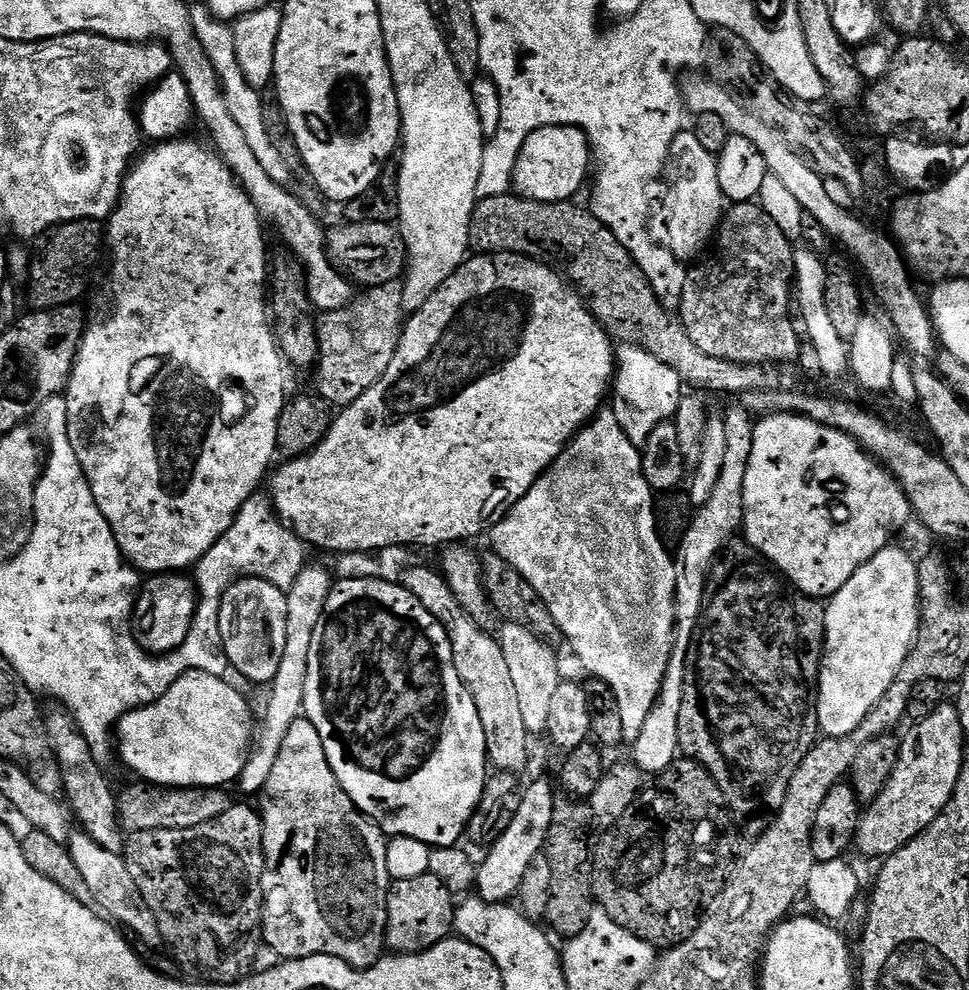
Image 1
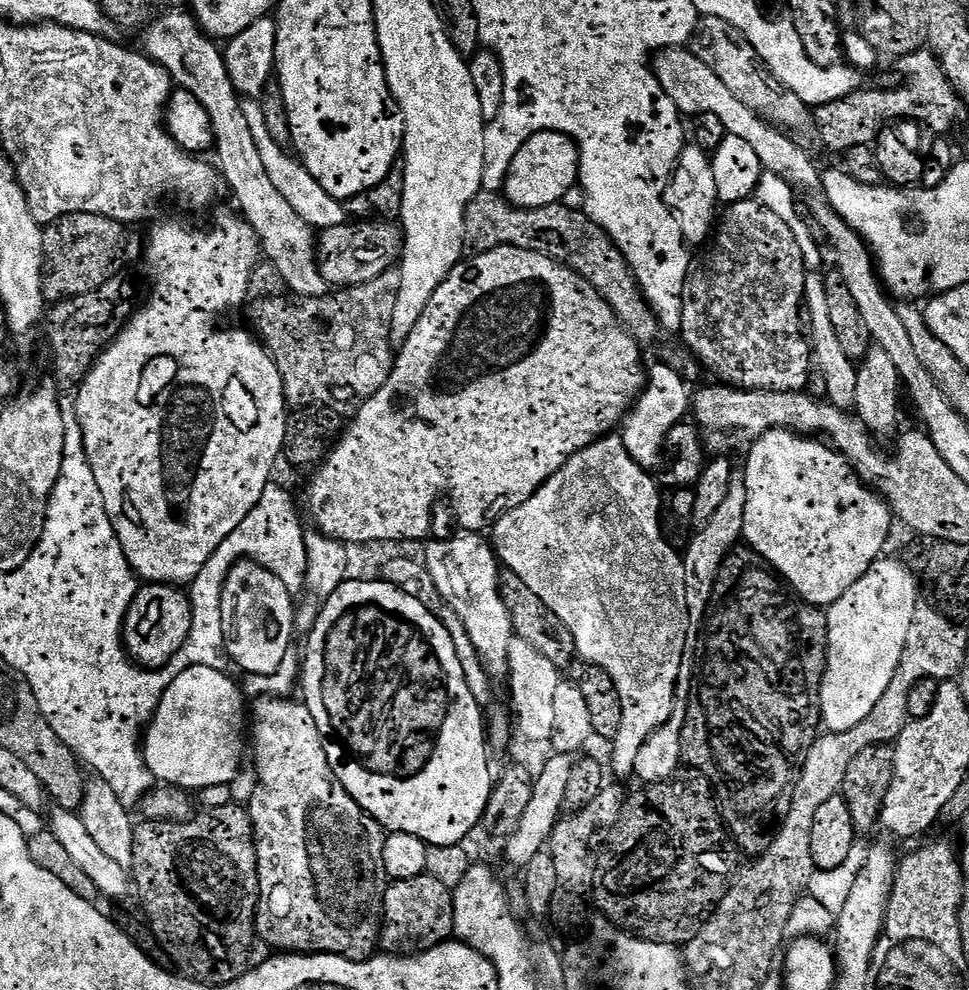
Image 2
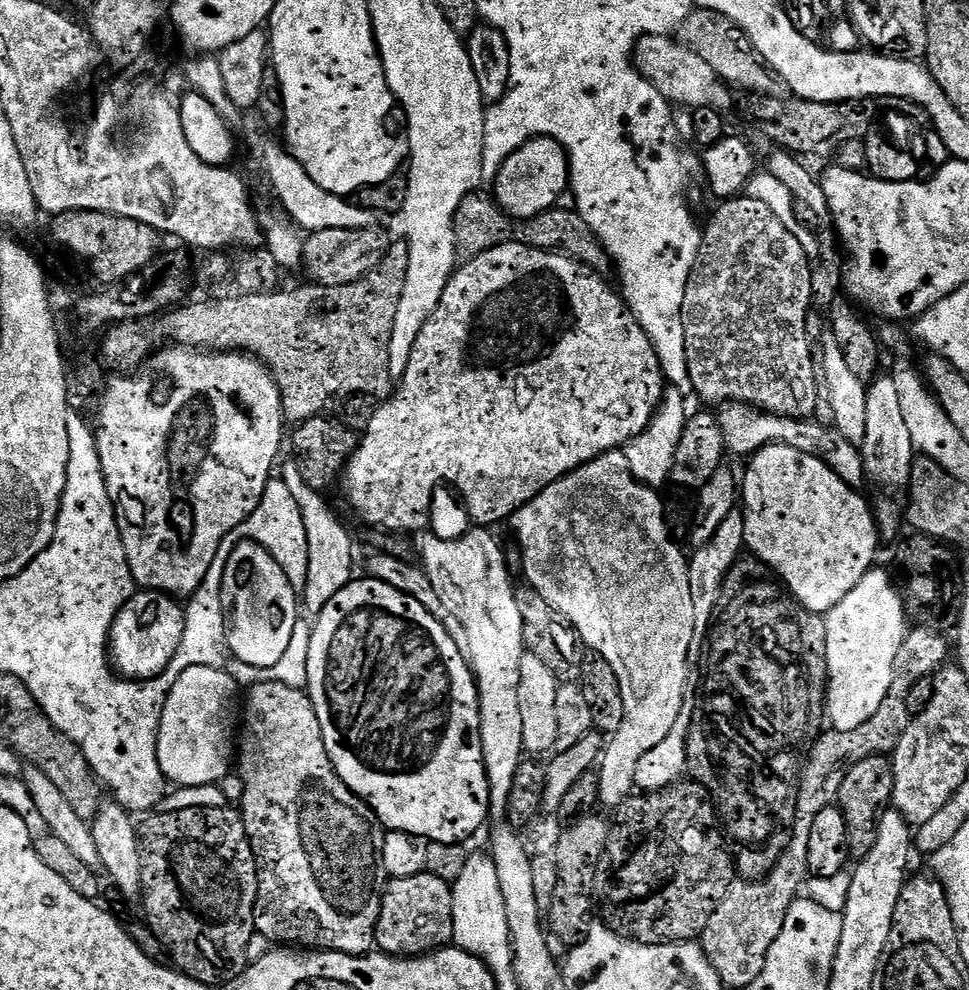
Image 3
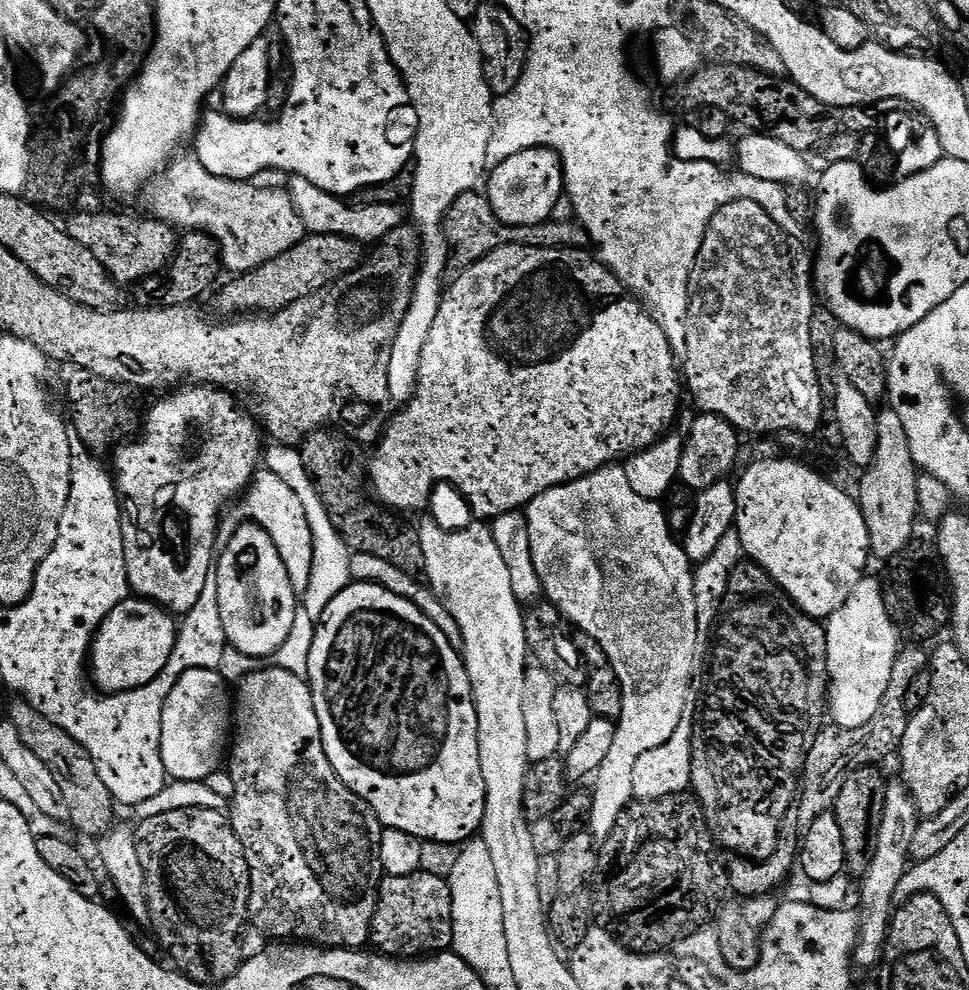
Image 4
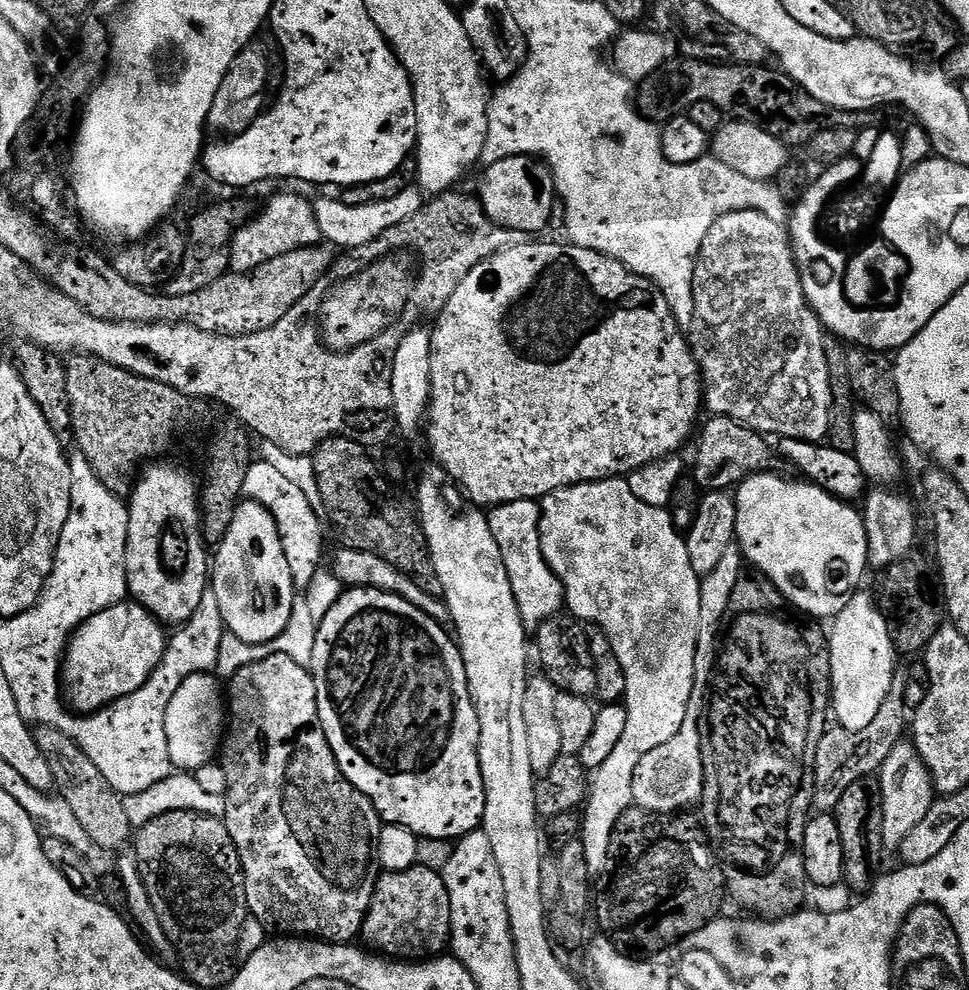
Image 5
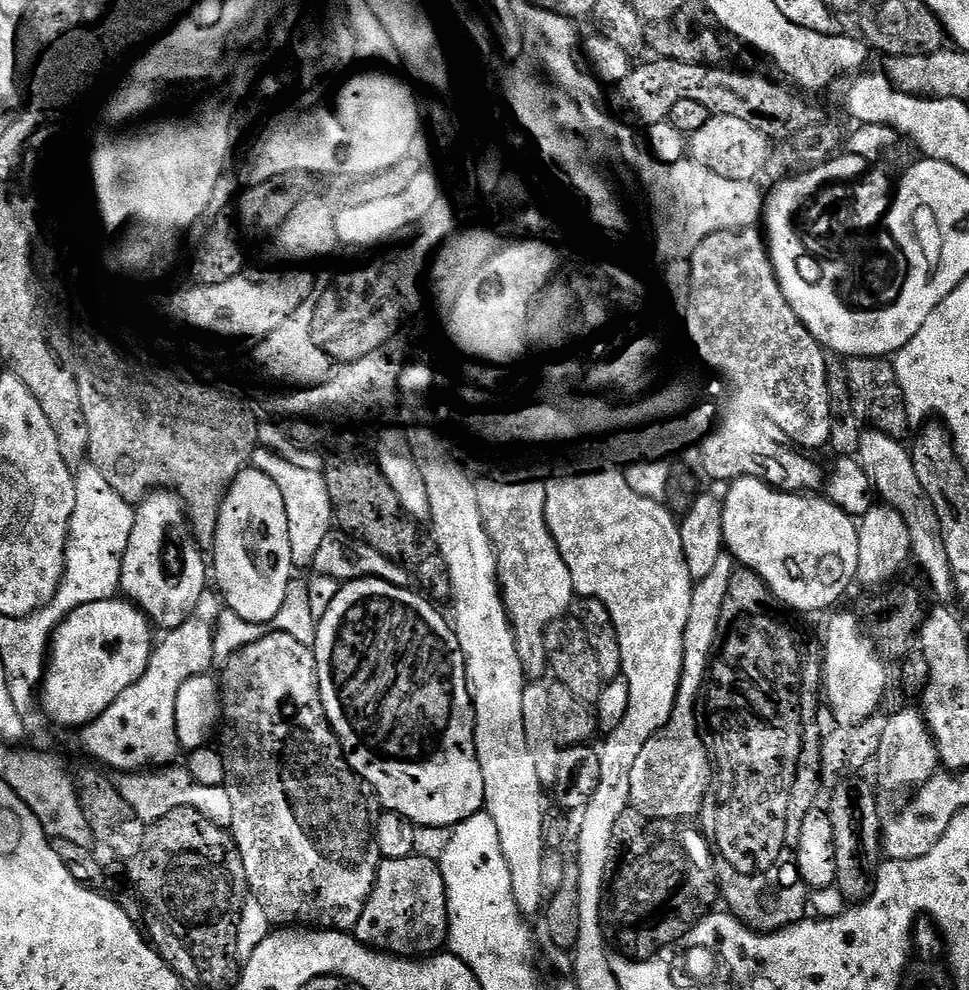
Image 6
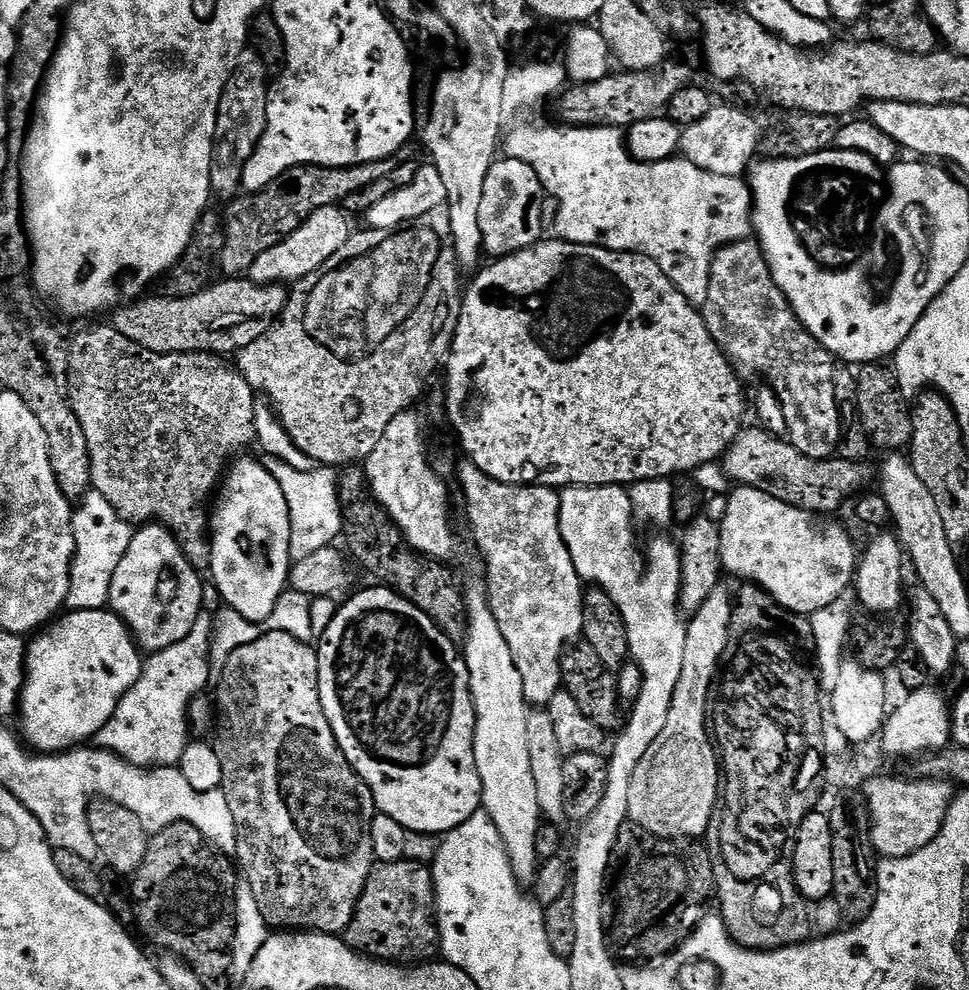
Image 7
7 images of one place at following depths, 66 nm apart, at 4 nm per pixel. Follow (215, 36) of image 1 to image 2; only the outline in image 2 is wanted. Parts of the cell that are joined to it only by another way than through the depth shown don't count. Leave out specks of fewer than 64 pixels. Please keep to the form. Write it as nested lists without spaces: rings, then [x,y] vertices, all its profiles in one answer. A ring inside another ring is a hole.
[[[252,98],[245,99],[242,107],[246,114],[246,122],[250,124],[250,134],[254,134],[254,142],[258,145],[258,155],[262,157],[262,166],[266,166],[266,174],[270,174],[270,182],[274,182],[278,194],[294,206],[294,211],[308,223],[313,230],[333,228],[345,223],[346,213],[341,201],[332,196],[320,183],[308,173],[307,168],[295,155],[287,156],[282,145],[276,141],[274,133],[268,129],[268,120],[259,108],[257,101]]]

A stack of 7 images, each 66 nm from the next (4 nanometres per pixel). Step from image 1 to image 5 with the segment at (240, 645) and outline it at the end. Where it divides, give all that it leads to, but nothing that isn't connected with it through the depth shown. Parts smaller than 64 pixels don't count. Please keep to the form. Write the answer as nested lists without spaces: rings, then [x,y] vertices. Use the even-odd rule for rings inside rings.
[[[245,499],[237,503],[232,521],[215,549],[214,559],[210,564],[210,587],[217,594],[225,629],[237,636],[245,645],[261,646],[260,644],[272,640],[279,641],[283,637],[298,591],[292,584],[290,565],[275,519],[259,502]]]

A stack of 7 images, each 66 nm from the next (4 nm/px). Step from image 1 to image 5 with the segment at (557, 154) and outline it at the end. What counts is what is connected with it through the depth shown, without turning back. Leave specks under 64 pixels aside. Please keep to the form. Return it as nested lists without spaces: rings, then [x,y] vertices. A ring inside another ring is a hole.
[[[515,156],[514,158],[502,158],[502,162],[494,162],[483,169],[484,181],[480,184],[478,199],[484,207],[484,212],[491,218],[497,229],[522,230],[529,234],[540,232],[552,220],[552,211],[557,211],[558,197],[556,183],[552,177],[552,171],[548,165],[539,159],[530,156]]]

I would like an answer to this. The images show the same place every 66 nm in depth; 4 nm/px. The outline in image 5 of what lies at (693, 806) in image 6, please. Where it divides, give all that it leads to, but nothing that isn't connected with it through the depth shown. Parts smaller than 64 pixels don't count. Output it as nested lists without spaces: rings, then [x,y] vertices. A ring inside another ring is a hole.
[[[681,734],[670,738],[661,748],[650,750],[638,770],[634,770],[634,794],[632,803],[635,807],[653,814],[680,814],[691,804],[699,805],[704,799],[704,767],[699,735]]]

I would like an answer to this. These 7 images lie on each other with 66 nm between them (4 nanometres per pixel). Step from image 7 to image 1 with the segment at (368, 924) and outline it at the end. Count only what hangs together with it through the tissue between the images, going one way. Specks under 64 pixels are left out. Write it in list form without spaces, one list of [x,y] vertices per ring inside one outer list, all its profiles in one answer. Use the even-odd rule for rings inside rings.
[[[432,875],[395,881],[388,890],[387,947],[396,954],[415,954],[438,946],[453,935],[456,910],[454,896]]]

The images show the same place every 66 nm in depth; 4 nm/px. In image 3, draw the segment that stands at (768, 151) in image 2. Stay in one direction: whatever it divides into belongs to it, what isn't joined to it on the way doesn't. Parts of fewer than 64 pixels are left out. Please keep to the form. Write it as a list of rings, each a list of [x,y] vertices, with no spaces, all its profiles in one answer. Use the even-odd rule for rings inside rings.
[[[671,35],[643,36],[636,43],[634,63],[636,68],[647,80],[666,98],[669,104],[679,106],[685,110],[693,108],[713,108],[727,113],[732,104],[729,85],[721,80],[710,67],[710,62],[702,62],[694,50]]]

